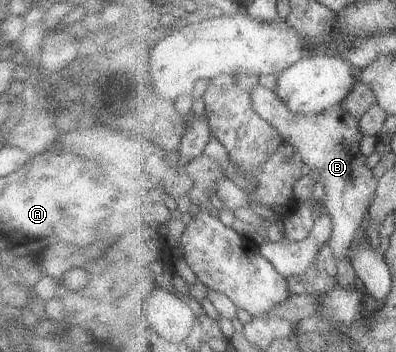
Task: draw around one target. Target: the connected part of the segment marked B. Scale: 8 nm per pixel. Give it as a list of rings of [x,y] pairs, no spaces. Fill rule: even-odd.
[[[262,84],[256,87],[256,90],[252,90],[252,101],[255,105],[255,112],[259,113],[264,120],[270,122],[280,132],[280,136],[296,150],[296,154],[302,157],[304,164],[313,170],[321,184],[324,185],[322,202],[328,216],[330,216],[330,220],[332,220],[332,236],[330,236],[328,246],[332,248],[332,254],[336,258],[336,268],[338,268],[338,274],[336,274],[337,285],[342,286],[342,288],[354,288],[354,282],[356,282],[358,276],[351,262],[351,249],[360,228],[368,218],[370,204],[372,204],[380,184],[380,178],[374,176],[373,168],[366,164],[367,157],[359,150],[359,142],[362,140],[363,135],[362,130],[360,130],[360,120],[356,116],[352,116],[352,112],[344,112],[344,108],[338,104],[319,115],[304,115],[292,112],[273,90],[262,86]]]

